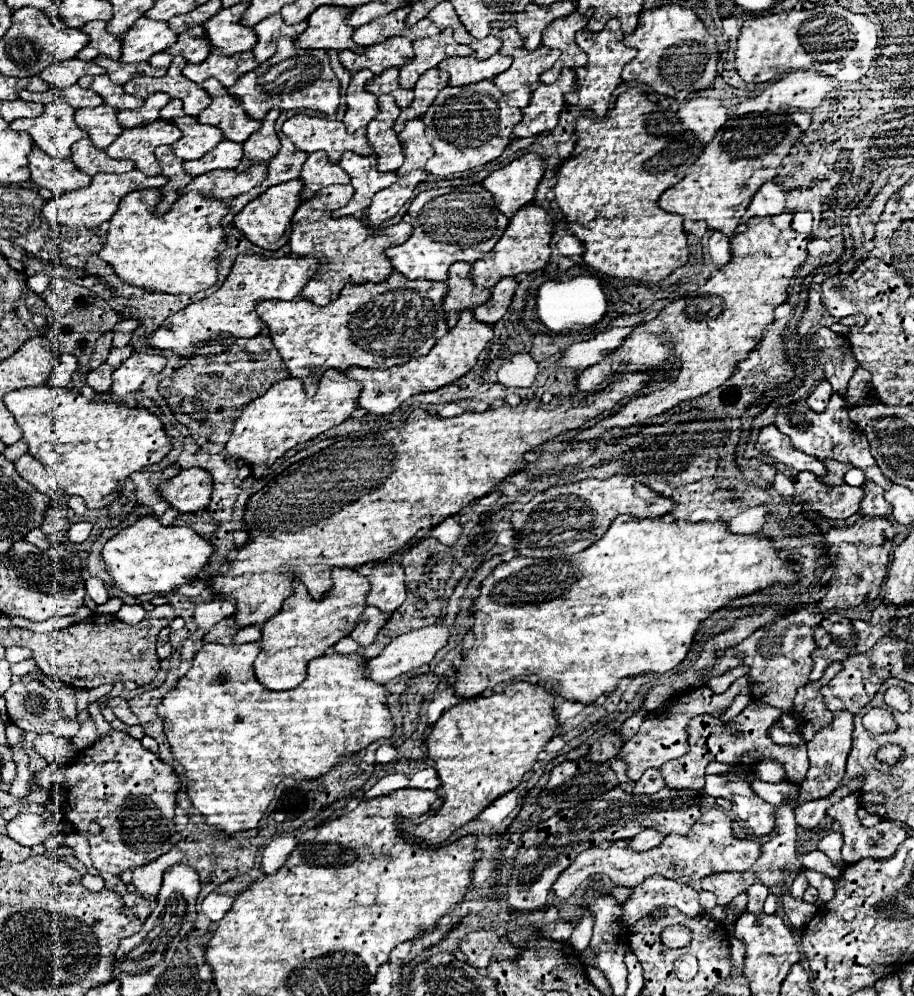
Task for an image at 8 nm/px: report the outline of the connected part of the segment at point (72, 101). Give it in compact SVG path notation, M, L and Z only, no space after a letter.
M74 84L70 88L64 88L64 90L50 88L48 92L42 92L42 94L32 94L32 92L26 92L26 90L20 90L20 94L30 94L32 102L42 102L42 104L48 104L48 102L54 102L54 100L62 100L62 102L70 104L76 110L78 108L96 108L96 106L102 104L102 98L96 92L84 90L78 84Z

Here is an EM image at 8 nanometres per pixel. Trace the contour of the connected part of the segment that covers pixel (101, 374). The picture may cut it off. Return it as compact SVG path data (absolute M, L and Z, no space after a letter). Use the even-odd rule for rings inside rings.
M104 364L104 368L96 368L96 370L90 370L88 376L86 376L86 384L92 386L96 392L108 392L110 390L110 384L112 384L112 366Z

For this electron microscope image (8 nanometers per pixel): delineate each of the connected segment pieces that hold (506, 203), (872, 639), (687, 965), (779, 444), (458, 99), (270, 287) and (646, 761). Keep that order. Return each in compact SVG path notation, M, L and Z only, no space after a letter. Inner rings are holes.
M524 154L508 166L494 170L482 180L482 186L492 192L496 206L504 216L512 218L522 206L534 200L536 186L544 174L544 162L536 154Z
M890 618L890 622L882 622L882 624L854 620L852 626L854 626L854 632L858 632L858 642L856 642L858 652L866 652L876 644L876 640L880 640L882 636L888 634L888 628L892 628L892 618Z
M684 956L682 960L676 960L676 974L678 974L678 978L682 978L682 980L694 978L694 974L698 972L696 964L698 962L692 956Z
M772 424L760 428L758 440L756 440L756 450L758 452L764 452L766 456L770 456L776 462L786 464L788 468L792 468L796 472L808 470L808 472L814 472L816 476L824 476L826 474L826 468L824 468L822 462L818 462L818 458L808 456L808 454L796 450L792 446L792 442L788 440L788 436L784 436Z
M490 80L464 88L442 88L422 116L434 156L426 164L426 172L448 176L496 160L510 144L512 128L522 120L522 108L530 102L530 88L522 86L512 94L502 94Z
M240 254L236 256L228 278L214 294L204 300L192 302L180 312L168 316L168 320L164 320L164 324L156 332L142 336L140 342L158 350L172 350L174 354L182 356L182 360L188 360L192 356L218 356L220 352L224 352L224 348L236 344L238 338L254 338L256 334L266 330L256 314L258 302L296 298L316 270L316 258L258 258Z
M742 676L738 678L726 692L722 694L716 694L712 692L708 686L702 686L702 688L696 688L692 692L686 692L684 696L678 696L678 698L672 698L664 704L664 708L660 710L654 710L646 716L646 720L642 722L640 730L636 736L632 736L624 746L622 750L616 754L618 760L622 760L626 764L626 776L630 780L638 780L644 770L648 768L660 768L664 762L668 760L674 760L674 758L680 758L688 752L688 738L686 738L686 726L688 722L698 716L698 714L712 714L712 716L720 716L728 706L730 702L734 700L736 694L750 694L748 690L748 684L750 684L750 678Z

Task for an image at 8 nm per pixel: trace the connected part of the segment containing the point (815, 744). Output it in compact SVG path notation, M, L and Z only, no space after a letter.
M834 712L832 724L828 724L828 728L822 728L820 732L816 732L816 736L808 742L810 770L808 770L804 784L798 786L800 788L798 804L828 796L830 792L834 792L838 788L838 784L840 784L840 780L844 778L844 772L846 772L846 758L848 758L850 744L852 744L852 730L854 730L854 714Z

